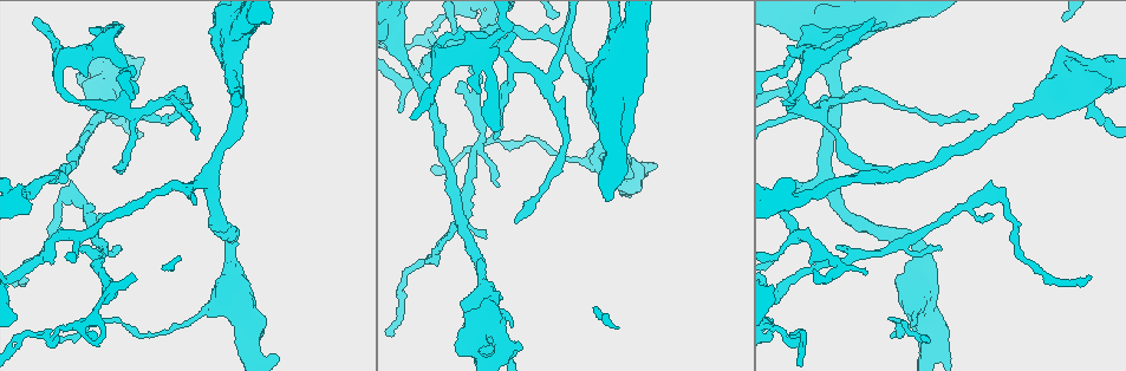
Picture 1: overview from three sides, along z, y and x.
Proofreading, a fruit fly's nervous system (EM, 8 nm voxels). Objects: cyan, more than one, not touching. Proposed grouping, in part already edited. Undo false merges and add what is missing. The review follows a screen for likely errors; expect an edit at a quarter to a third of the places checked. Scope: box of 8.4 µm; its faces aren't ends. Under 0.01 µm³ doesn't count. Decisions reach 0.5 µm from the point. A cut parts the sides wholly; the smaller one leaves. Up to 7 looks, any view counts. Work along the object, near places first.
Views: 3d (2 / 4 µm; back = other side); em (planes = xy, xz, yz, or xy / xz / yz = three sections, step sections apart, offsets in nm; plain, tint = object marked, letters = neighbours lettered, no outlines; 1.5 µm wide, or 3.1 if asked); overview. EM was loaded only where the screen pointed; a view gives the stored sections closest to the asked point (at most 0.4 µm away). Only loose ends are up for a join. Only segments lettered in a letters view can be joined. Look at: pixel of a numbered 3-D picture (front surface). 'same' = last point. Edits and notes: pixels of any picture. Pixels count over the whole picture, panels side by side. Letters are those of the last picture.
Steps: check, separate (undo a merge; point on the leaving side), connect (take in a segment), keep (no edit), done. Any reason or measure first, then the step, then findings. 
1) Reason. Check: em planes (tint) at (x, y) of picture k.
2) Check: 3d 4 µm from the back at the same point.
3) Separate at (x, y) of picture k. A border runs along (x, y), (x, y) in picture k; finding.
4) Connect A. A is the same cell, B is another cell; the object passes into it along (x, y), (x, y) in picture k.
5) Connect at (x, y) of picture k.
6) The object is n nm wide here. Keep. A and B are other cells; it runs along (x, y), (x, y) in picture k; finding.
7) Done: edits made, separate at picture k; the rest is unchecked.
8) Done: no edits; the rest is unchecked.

Free end. Check: 3d 2 µm at (483, 237) of picture 1.

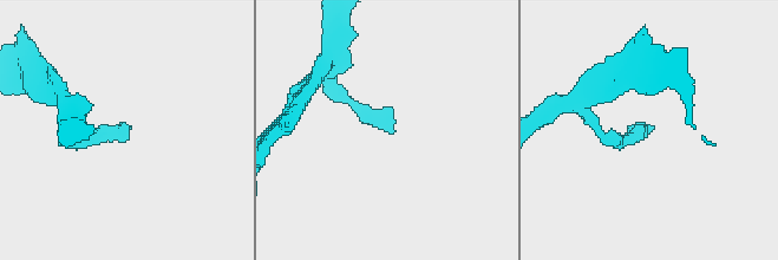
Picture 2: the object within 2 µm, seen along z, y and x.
Check: em xy step 8 (letters) at (127, 126) of picture 2.

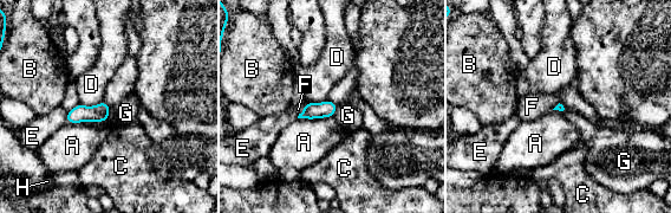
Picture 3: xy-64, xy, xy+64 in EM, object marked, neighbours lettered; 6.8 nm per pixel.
Keep. A, B, C, D, E, F, G and H are other cells; a border runs along (111, 108), (108, 120) in picture 3; none of them fits.

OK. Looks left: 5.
Tapers out. Check: em planes (letters) at (866, 271) of picture 1.

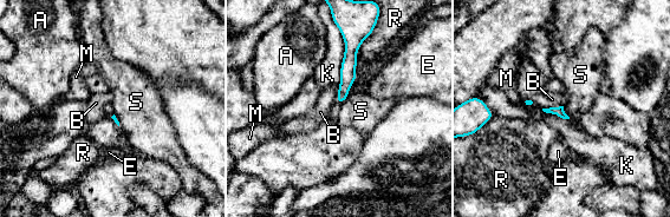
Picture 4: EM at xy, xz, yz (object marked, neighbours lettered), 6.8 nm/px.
Keep. A, B, E, K, M, R and S are other cells; a border runs along (336, 26), (344, 41), (338, 89) in picture 4; none of them fits.

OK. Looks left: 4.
Tapers out. Check: 3d 2 µm at (510, 326) of picture 1.

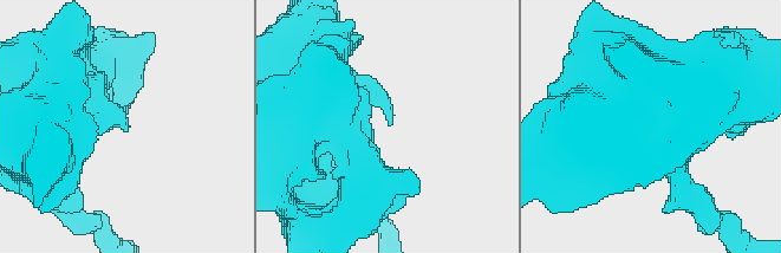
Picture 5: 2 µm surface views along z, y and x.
Check: em xz step 4 (tint) at (388, 125) of picture 5.

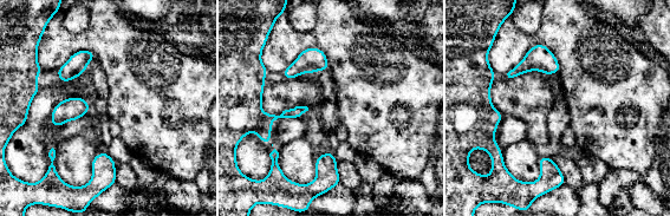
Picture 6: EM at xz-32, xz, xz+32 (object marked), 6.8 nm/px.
Check: em planes (letters) at the same point.

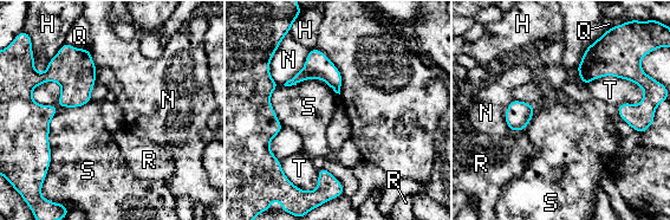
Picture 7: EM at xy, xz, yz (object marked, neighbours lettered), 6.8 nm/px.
The object is 90 nm wide here. Keep. H, N, Q, R, S and T are other cells; none of them fits.

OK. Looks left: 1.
Done: no edits; the rest is unchecked.

